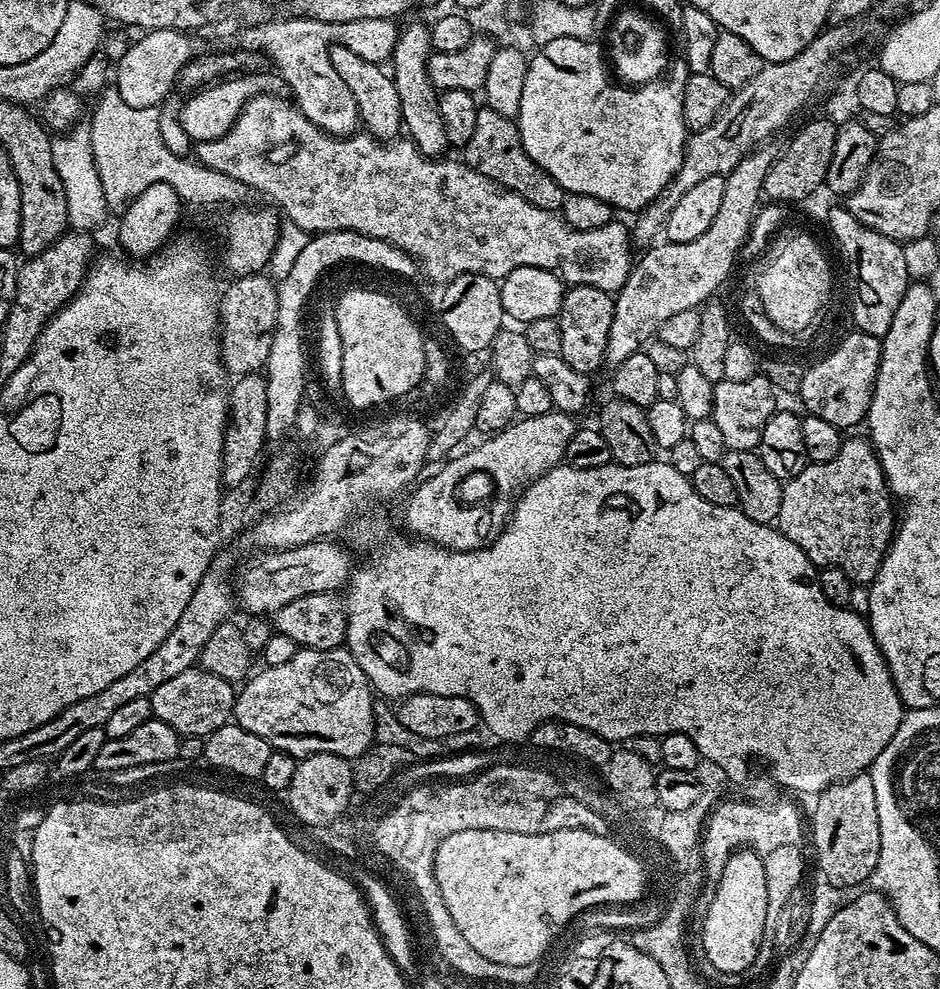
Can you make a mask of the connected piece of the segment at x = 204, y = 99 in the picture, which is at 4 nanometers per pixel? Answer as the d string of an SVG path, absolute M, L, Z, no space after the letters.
M267 70L268 72L252 71L236 74L207 85L185 99L181 112L181 124L185 134L193 143L213 141L214 138L222 137L237 120L238 114L241 113L246 102L255 97L272 96L283 100L291 99L290 84L282 78L280 73L274 70Z

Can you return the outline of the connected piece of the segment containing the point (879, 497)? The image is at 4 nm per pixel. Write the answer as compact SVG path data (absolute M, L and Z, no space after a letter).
M845 439L840 445L838 454L830 462L821 464L808 463L793 480L784 484L782 506L778 510L776 524L780 533L794 546L807 554L809 560L820 568L837 568L852 580L853 585L871 585L878 574L880 563L888 553L888 546L894 535L894 497L888 490L888 483L880 465L880 459L867 439Z

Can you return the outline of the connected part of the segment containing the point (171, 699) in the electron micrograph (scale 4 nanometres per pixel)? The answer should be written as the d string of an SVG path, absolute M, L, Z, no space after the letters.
M193 666L175 678L162 682L158 690L150 697L152 715L155 719L166 722L180 736L202 736L207 738L214 730L233 719L236 706L237 689L233 681L218 678L199 666Z

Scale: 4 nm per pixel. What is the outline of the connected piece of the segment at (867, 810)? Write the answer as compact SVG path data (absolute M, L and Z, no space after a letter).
M860 772L857 776L852 776L848 780L840 780L836 784L825 788L823 792L815 797L816 805L812 808L812 844L816 847L816 860L820 863L822 876L838 887L863 885L871 881L874 866L878 866L878 854L880 853L880 827L878 826L878 798L874 798L874 782L868 772Z

